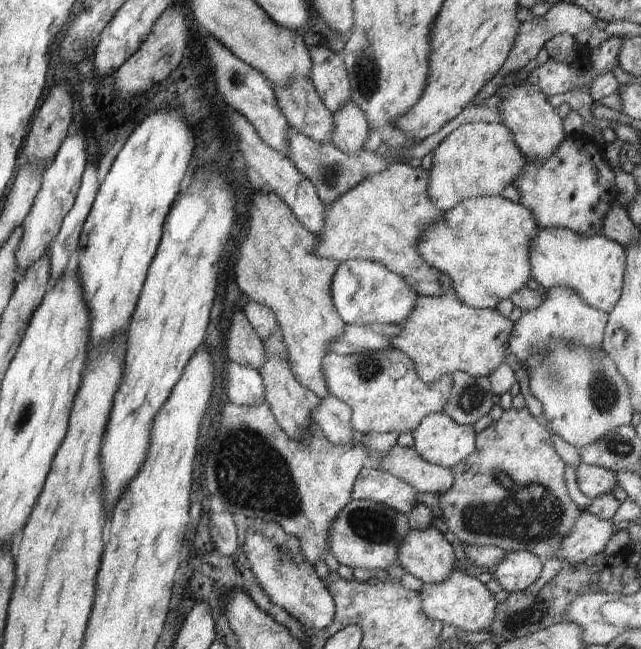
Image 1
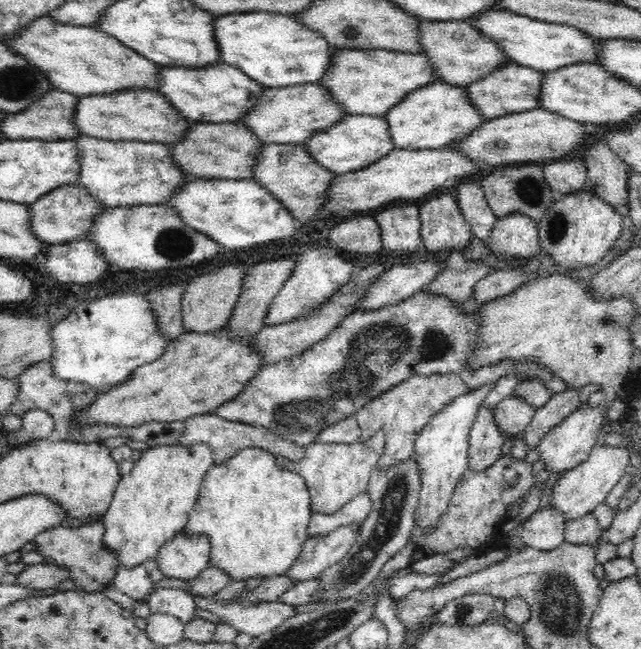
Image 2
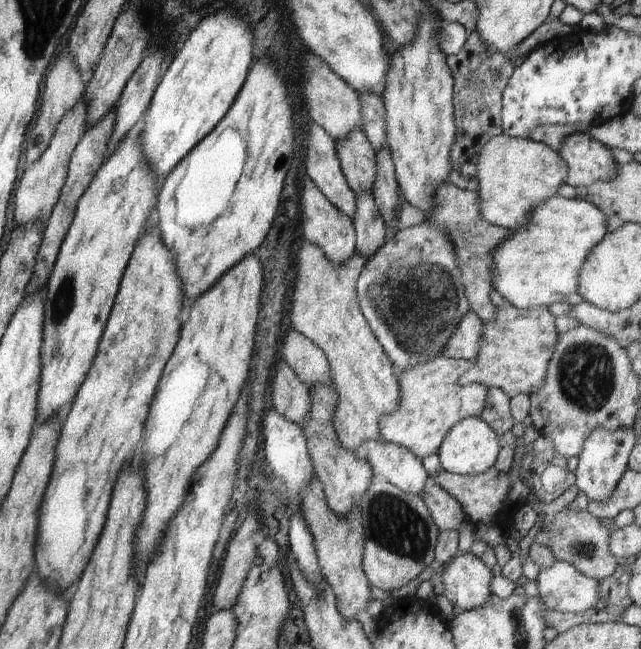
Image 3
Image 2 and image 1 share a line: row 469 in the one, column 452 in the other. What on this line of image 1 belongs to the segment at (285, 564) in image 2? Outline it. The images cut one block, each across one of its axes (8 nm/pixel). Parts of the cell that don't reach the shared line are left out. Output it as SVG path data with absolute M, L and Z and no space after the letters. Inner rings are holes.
M502 196L470 198L453 210L443 213L443 220L429 227L419 239L417 250L422 259L452 282L459 300L472 309L496 309L503 300L527 287L531 280L529 249L540 227L534 214L521 203L510 202Z

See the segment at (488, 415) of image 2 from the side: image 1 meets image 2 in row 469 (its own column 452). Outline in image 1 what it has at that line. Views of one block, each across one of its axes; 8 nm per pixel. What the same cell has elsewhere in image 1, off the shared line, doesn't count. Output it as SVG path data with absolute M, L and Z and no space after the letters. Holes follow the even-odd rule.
M394 446L387 456L372 465L410 484L418 493L442 495L451 490L455 482L450 467L427 462L413 448Z

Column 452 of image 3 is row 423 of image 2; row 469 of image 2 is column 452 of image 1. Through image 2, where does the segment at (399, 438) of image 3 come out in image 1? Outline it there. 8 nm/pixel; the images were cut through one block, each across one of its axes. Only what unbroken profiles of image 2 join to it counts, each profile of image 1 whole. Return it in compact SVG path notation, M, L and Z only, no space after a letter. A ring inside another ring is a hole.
M394 348L362 355L341 356L329 352L322 360L322 367L328 391L352 410L352 427L362 436L414 433L428 414L443 413L453 386L450 375L442 376L437 382L424 383L415 370L414 362Z

